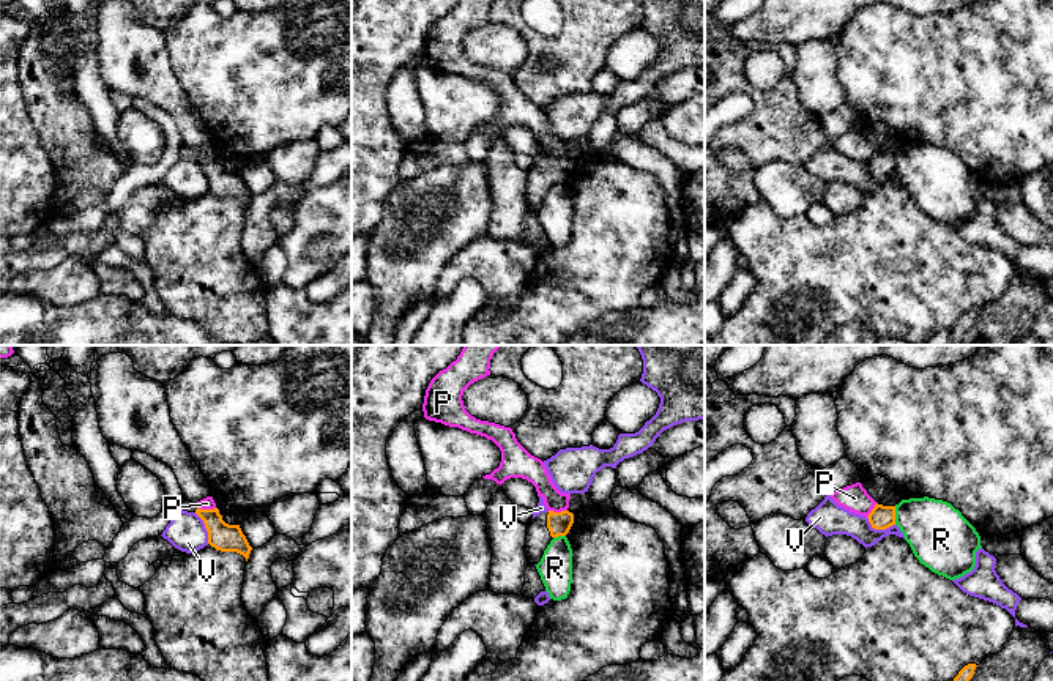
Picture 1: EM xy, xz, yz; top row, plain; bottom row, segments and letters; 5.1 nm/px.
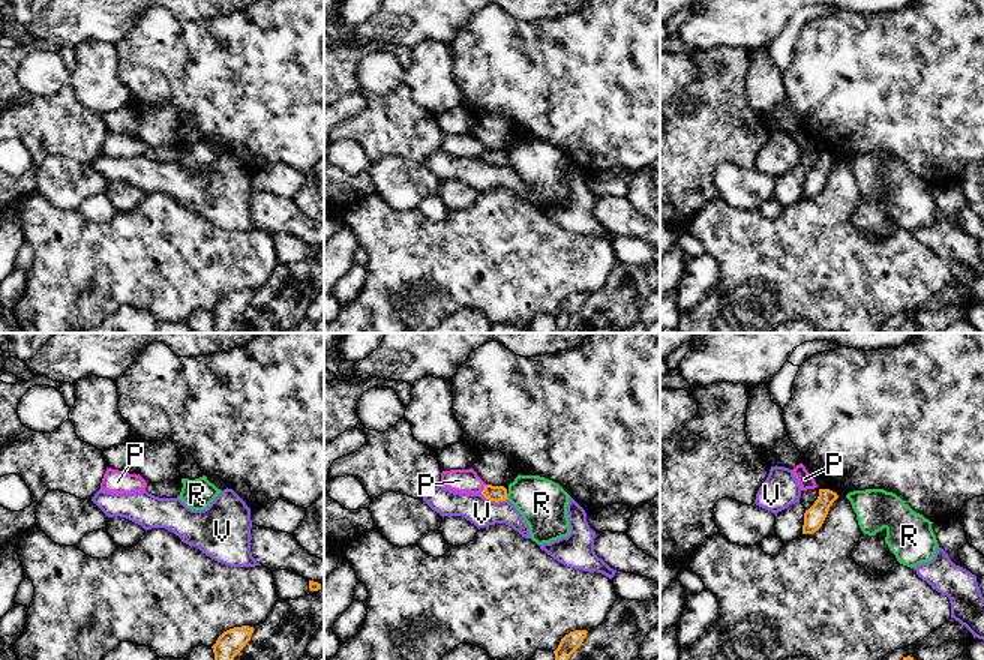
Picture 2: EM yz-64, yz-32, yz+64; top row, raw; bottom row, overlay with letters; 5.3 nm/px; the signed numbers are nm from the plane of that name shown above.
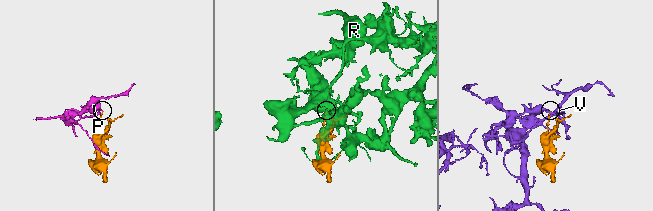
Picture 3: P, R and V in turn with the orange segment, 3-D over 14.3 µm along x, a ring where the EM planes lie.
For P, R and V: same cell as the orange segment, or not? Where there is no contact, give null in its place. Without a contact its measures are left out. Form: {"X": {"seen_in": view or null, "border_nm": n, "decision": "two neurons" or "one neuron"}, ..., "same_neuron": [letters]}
{"P": {"seen_in": "xy", "border_nm": 100, "decision": "two neurons"}, "R": {"seen_in": "yz", "border_nm": 100, "decision": "two neurons"}, "V": {"seen_in": "yz", "border_nm": 160, "decision": "two neurons"}, "same_neuron": []}

